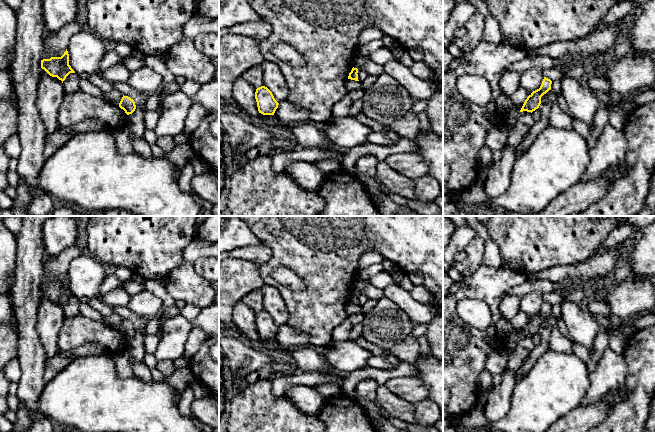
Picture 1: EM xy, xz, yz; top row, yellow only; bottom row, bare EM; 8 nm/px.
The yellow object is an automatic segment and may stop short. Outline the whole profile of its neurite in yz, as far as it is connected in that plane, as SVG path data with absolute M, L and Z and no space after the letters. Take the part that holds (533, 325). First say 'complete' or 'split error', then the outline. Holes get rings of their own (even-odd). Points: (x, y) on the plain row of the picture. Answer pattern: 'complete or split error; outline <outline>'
complete; outline M544 301L539 313L533 315L525 324L520 336L527 335L533 336L539 332L541 328L541 321L551 314L552 305Z

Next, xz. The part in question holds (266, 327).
complete; outline M265 310L256 313L255 323L259 337L263 339L274 339L279 327L275 324L272 316Z

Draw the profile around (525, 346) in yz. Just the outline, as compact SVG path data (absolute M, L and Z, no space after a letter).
M523 335L520 336L520 341L514 352L508 354L507 369L517 372L523 365L529 354L534 349L532 337Z

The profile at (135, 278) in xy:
M133 274L128 280L122 281L120 288L124 288L129 285L130 283L139 283L139 284L144 284L147 280L137 274Z

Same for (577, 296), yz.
M577 283L574 290L566 296L566 300L574 302L581 307L585 306L586 297L584 293L584 283Z

